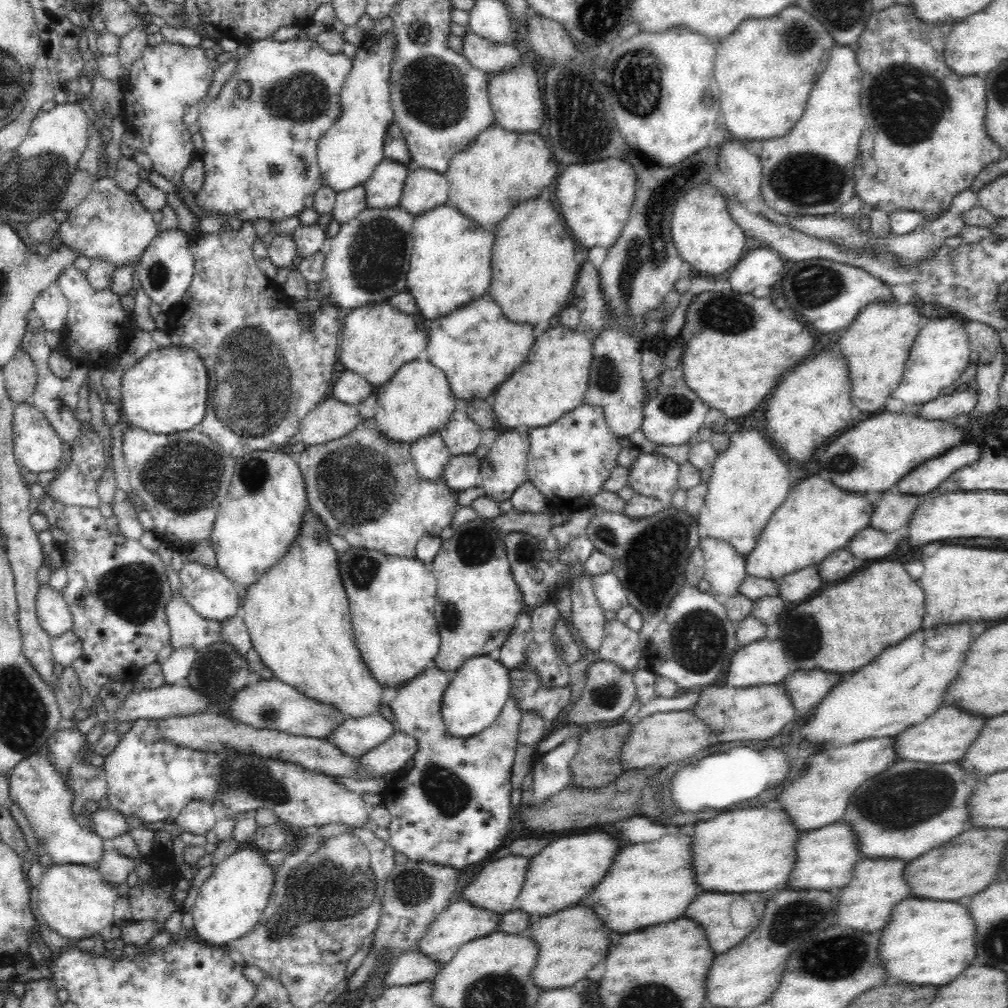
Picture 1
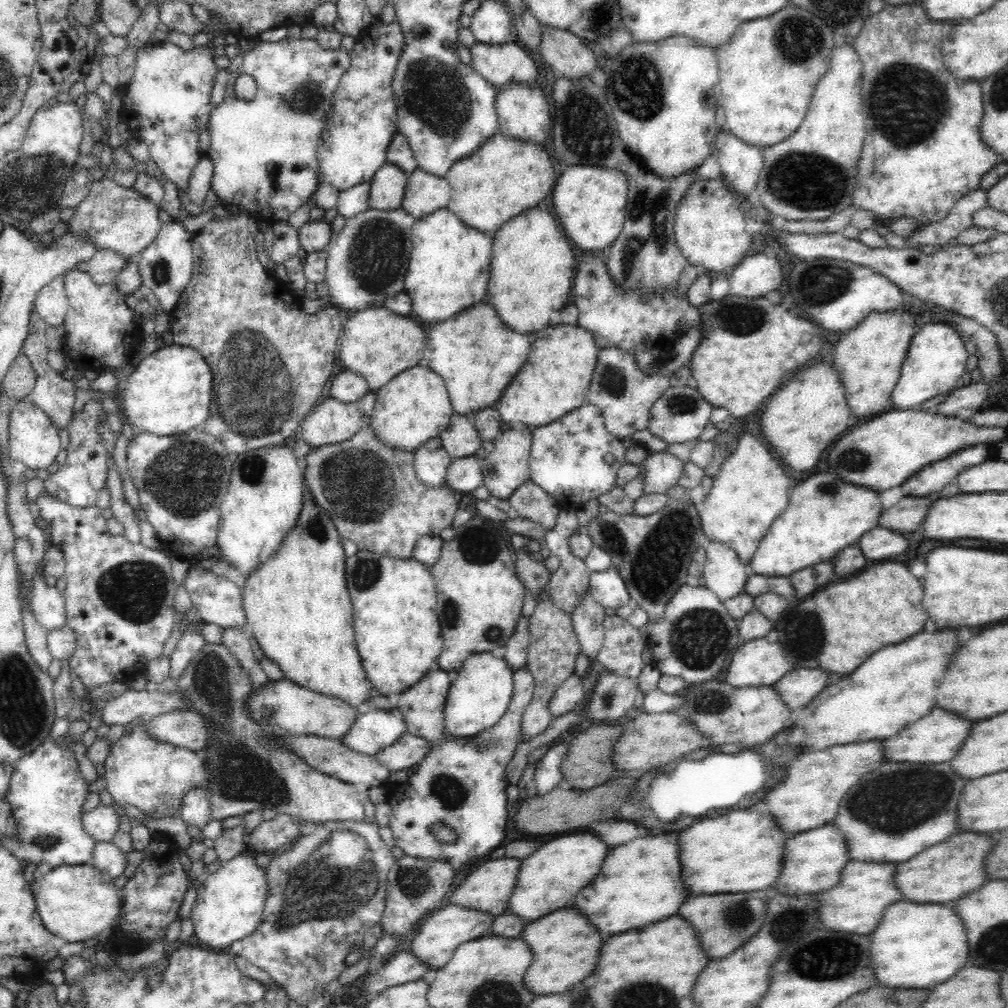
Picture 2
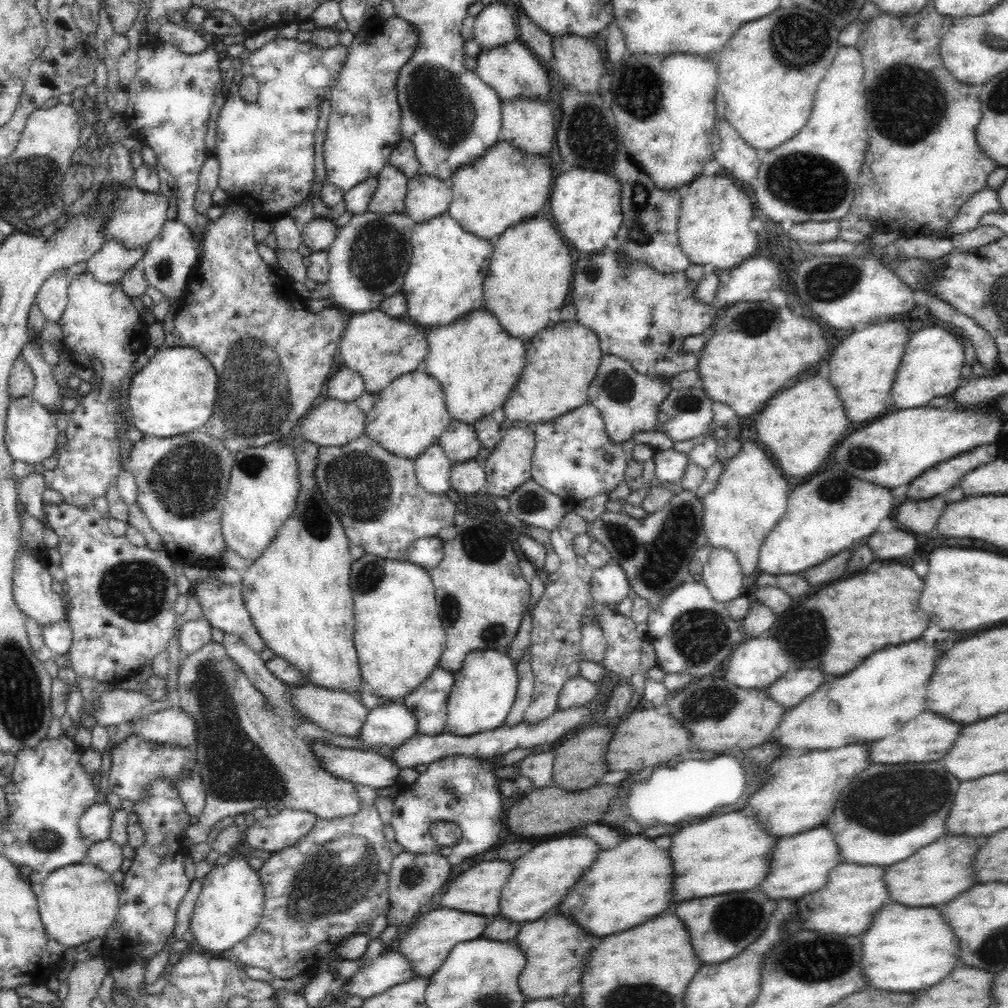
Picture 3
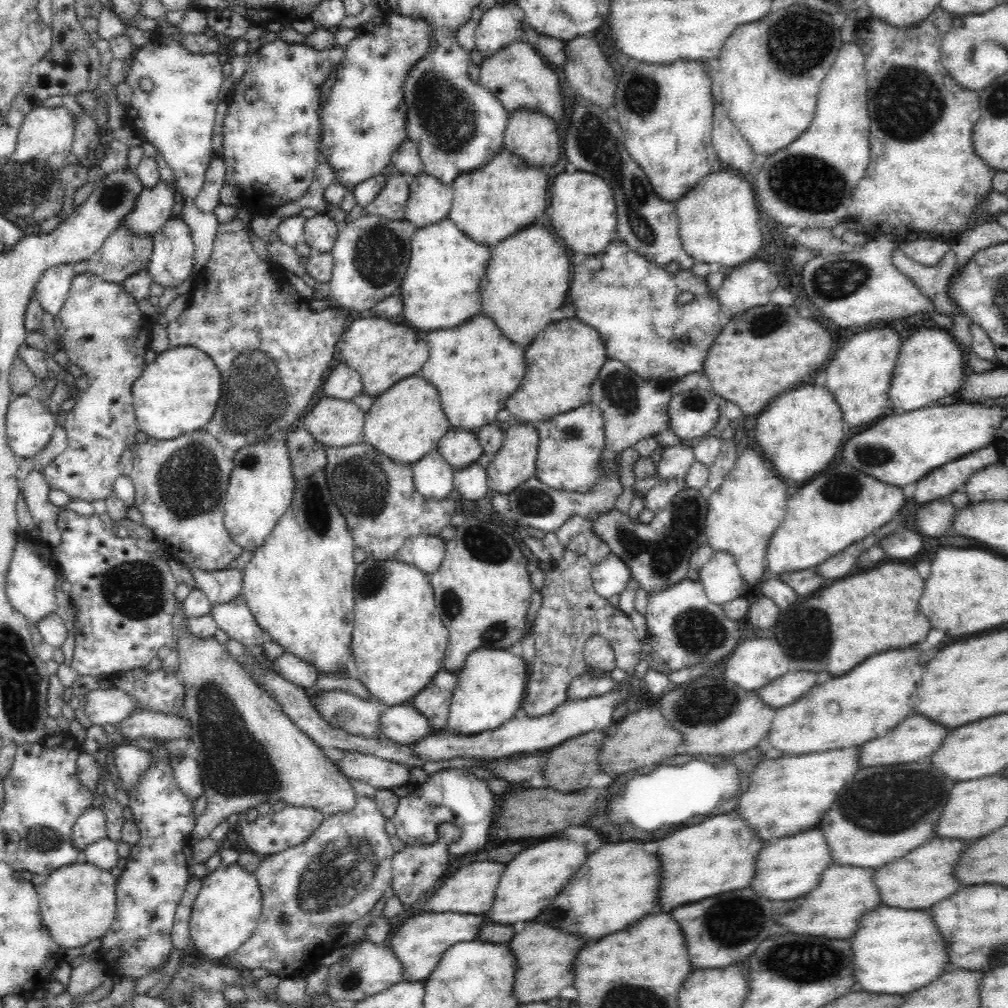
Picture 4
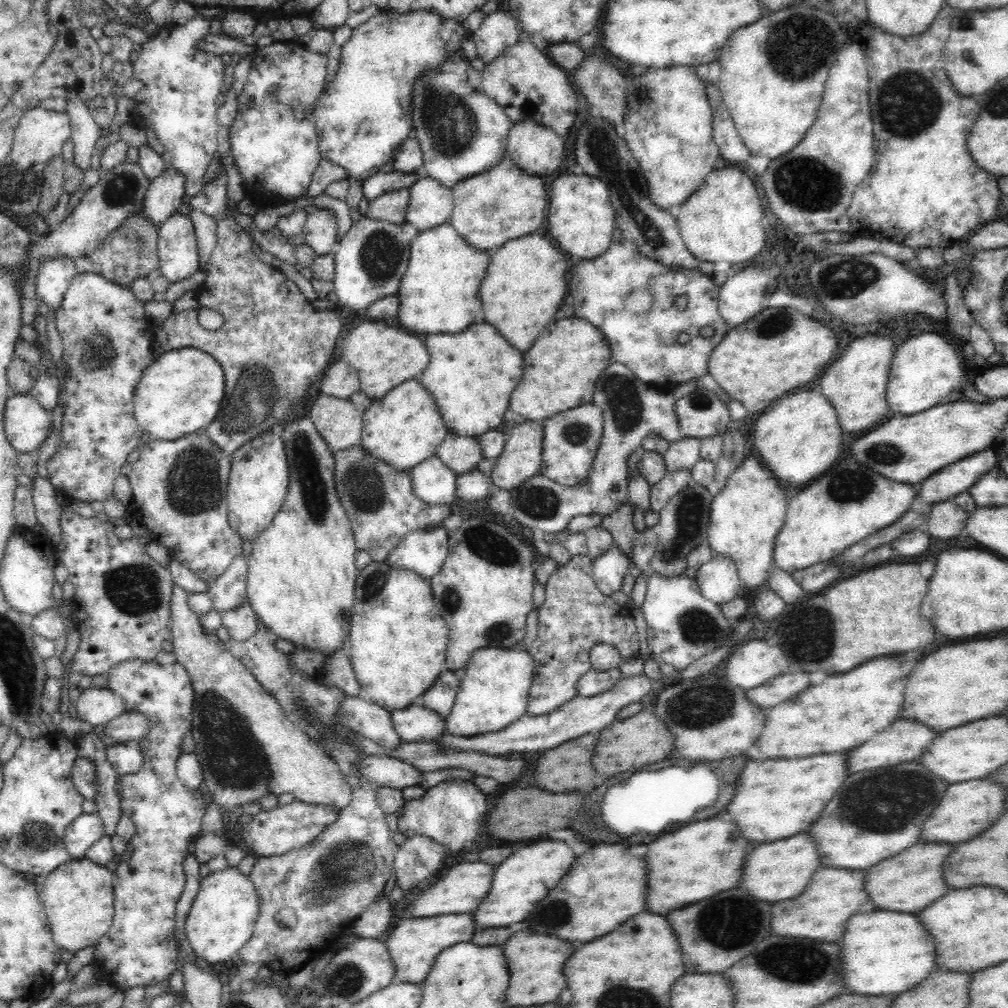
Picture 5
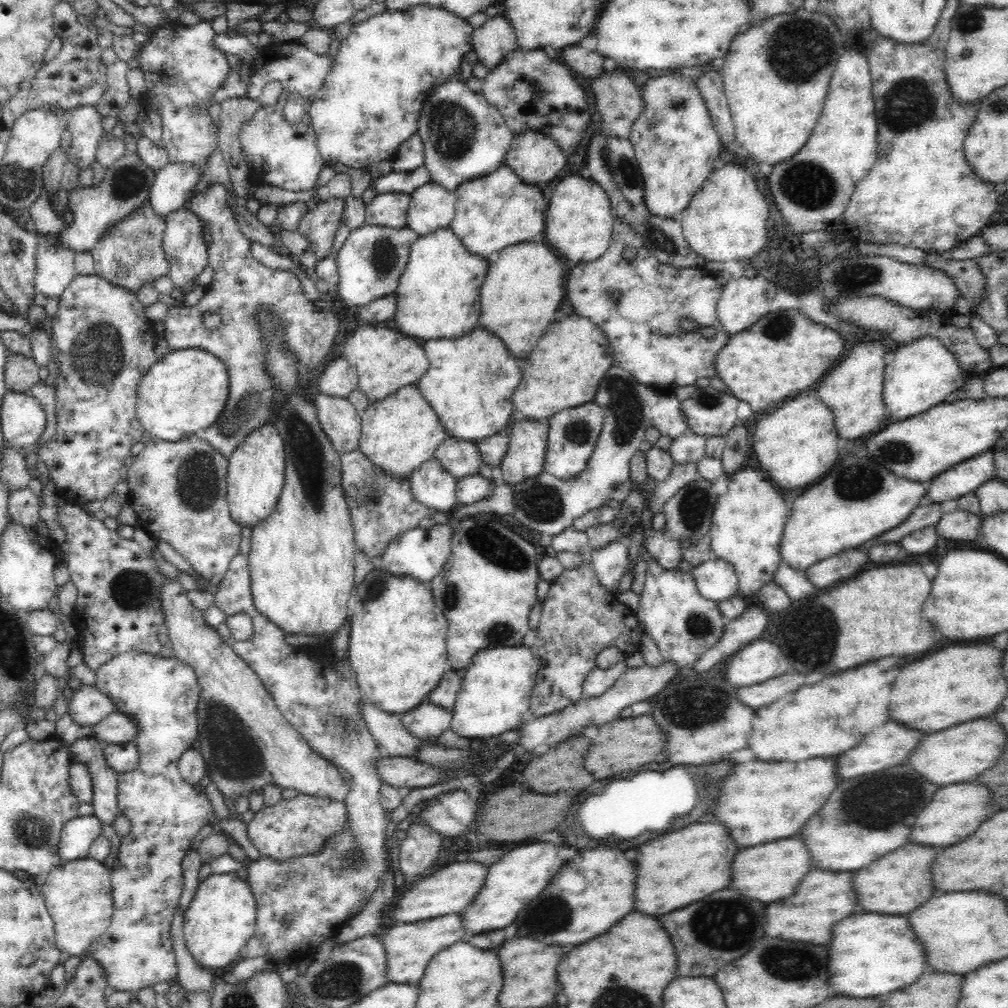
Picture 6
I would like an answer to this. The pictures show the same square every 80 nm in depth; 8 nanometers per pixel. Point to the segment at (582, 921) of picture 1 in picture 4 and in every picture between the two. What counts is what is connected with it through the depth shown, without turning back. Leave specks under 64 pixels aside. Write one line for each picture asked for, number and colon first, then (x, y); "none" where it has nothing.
2: (565, 947)
3: (555, 948)
4: (545, 953)

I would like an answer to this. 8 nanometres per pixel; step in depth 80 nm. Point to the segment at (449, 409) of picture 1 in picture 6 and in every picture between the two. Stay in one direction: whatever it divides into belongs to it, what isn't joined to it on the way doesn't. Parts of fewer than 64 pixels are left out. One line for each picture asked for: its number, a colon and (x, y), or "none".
2: (415, 406)
3: (409, 414)
4: (405, 422)
5: (404, 427)
6: (398, 433)

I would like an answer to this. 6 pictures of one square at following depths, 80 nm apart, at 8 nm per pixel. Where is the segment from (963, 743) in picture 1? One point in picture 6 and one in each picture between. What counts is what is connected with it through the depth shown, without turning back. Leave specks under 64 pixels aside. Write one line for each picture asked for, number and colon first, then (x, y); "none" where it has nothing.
2: (937, 738)
3: (929, 737)
4: (917, 737)
5: (906, 740)
6: (890, 745)

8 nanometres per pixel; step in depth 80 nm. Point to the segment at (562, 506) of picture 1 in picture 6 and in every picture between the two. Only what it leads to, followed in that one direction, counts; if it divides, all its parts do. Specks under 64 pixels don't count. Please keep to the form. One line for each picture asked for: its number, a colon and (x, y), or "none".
2: (574, 459)
3: (574, 458)
4: (570, 458)
5: (571, 437)
6: (572, 433)

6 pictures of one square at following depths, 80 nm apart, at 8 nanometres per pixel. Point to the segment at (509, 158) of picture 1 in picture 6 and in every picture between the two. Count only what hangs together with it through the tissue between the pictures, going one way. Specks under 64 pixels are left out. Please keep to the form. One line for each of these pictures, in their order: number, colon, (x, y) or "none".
2: (505, 176)
3: (503, 186)
4: (490, 203)
5: (490, 208)
6: (499, 209)

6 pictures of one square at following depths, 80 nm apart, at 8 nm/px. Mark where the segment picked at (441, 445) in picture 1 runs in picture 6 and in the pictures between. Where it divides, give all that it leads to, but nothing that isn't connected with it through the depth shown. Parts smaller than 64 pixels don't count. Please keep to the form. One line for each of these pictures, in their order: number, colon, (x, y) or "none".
2: (431, 461)
3: (432, 468)
4: (432, 474)
5: (433, 482)
6: (432, 485)

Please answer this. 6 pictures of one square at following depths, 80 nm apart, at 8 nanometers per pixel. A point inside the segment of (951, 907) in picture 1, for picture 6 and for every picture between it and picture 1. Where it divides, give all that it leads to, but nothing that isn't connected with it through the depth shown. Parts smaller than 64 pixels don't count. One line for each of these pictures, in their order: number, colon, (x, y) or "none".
2: (917, 944)
3: (906, 948)
4: (896, 951)
5: (885, 952)
6: (871, 954)

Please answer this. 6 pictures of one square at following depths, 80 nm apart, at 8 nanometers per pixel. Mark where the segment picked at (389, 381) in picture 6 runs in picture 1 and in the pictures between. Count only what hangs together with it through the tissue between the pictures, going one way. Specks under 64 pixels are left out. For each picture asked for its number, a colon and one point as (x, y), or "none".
1: (376, 339)
2: (378, 344)
3: (381, 348)
4: (382, 352)
5: (384, 356)

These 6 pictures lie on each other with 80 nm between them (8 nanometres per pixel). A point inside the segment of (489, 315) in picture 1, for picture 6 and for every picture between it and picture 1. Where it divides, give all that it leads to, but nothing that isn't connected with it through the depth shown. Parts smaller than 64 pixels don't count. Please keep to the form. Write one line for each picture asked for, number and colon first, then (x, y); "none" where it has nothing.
2: (476, 364)
3: (477, 365)
4: (475, 368)
5: (471, 375)
6: (469, 382)

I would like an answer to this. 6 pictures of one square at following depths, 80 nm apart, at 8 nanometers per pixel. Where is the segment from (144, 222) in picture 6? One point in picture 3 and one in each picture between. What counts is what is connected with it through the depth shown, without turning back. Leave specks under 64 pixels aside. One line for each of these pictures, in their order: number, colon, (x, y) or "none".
3: (107, 266)
4: (122, 254)
5: (128, 252)

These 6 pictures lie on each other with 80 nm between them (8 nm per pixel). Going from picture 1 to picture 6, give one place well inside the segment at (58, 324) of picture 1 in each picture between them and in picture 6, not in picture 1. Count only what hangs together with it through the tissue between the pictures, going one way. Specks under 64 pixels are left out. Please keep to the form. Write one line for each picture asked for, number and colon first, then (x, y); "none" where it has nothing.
2: (51, 304)
3: (52, 299)
4: (52, 289)
5: (54, 276)
6: (55, 268)

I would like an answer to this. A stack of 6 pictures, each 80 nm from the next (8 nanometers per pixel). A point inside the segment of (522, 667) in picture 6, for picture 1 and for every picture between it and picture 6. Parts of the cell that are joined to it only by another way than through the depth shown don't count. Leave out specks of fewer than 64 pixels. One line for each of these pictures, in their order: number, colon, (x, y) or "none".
1: (477, 691)
2: (481, 688)
3: (484, 689)
4: (487, 693)
5: (493, 690)

